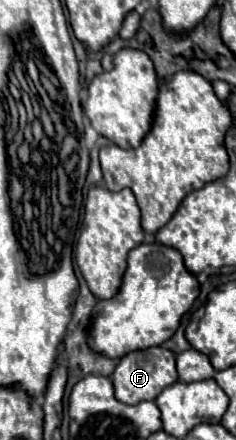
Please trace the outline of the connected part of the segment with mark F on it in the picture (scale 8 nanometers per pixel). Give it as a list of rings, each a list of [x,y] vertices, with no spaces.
[[[162,346],[130,352],[118,362],[112,374],[112,382],[116,388],[116,398],[124,404],[138,404],[144,400],[154,400],[166,386],[178,382],[176,356],[168,348],[162,348]]]

